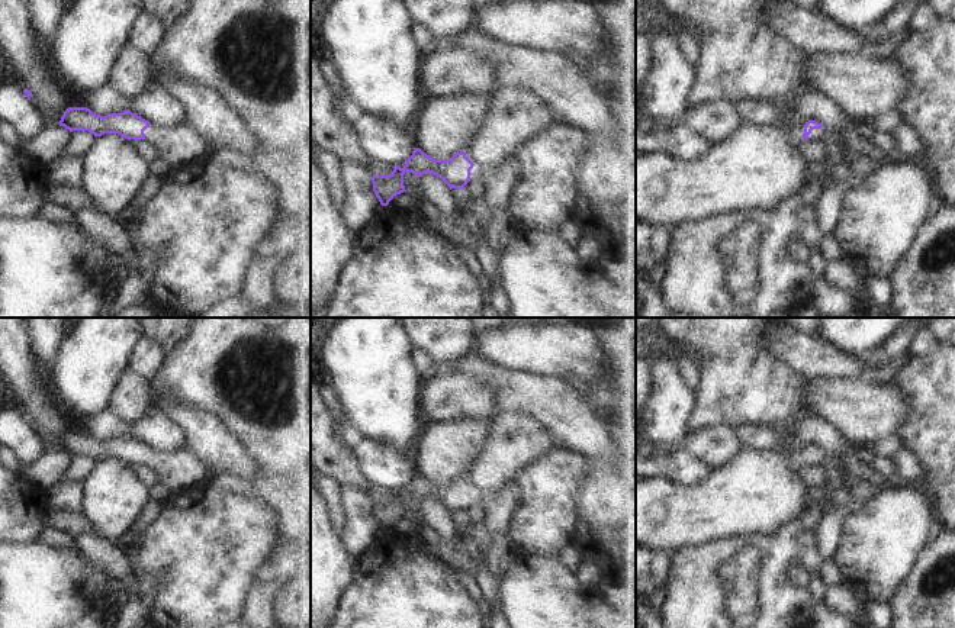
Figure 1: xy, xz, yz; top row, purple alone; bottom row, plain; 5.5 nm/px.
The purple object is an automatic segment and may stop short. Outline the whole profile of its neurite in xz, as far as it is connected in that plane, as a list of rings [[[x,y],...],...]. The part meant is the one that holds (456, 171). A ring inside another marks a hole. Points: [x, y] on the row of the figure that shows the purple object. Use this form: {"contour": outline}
{"contour": [[[414,148],[412,155],[403,162],[405,165],[401,168],[399,165],[393,167],[393,171],[389,175],[373,175],[373,191],[379,199],[382,206],[388,206],[389,202],[405,190],[403,186],[403,174],[412,173],[418,177],[424,175],[425,173],[431,173],[440,177],[448,187],[451,189],[464,189],[469,181],[482,181],[485,187],[483,200],[488,203],[492,218],[485,223],[482,232],[485,235],[486,244],[489,249],[493,252],[496,260],[502,254],[504,248],[514,239],[512,232],[512,215],[508,207],[509,196],[512,187],[520,180],[520,164],[512,155],[508,158],[501,167],[496,168],[485,168],[478,164],[473,164],[464,154],[464,151],[456,152],[450,160],[434,160],[419,148]]]}

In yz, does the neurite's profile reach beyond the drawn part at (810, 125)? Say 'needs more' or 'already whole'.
needs more

